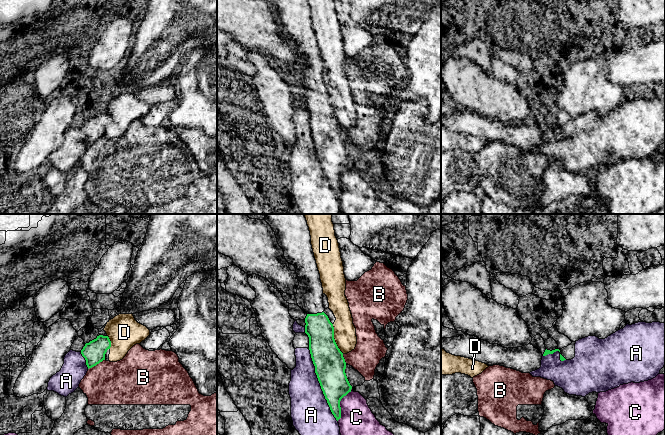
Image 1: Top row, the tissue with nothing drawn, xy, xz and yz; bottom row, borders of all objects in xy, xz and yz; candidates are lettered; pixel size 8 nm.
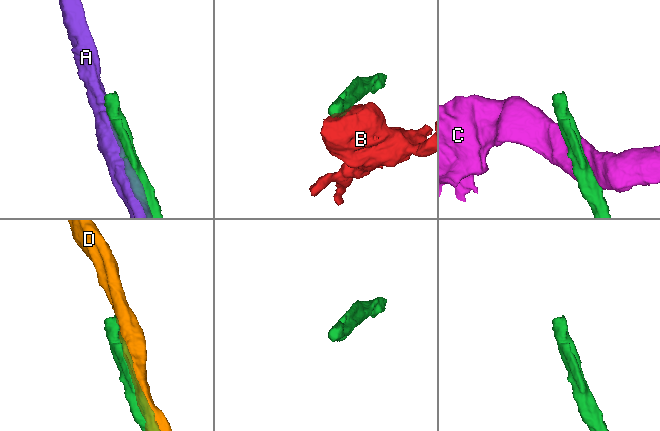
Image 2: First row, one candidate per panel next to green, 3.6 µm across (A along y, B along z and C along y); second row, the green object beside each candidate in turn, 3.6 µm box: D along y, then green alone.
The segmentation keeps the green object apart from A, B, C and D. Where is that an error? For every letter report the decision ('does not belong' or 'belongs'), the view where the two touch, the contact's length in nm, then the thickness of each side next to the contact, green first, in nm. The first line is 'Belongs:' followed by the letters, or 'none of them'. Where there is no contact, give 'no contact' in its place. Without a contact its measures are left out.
Belongs: none of them
A: does not belong; meets green in xz; contact 650 nm long; 240 nm thick on the green side, 320 nm on the other
B: does not belong; meets green in xy; contact 160 nm long; 180 nm thick on the green side, 360 nm on the other
C: does not belong; meets green in xz; contact 260 nm long; 220 nm thick on the green side, 320 nm on the other
D: does not belong; meets green in xz; contact 260 nm long; 240 nm thick on the green side, 180 nm on the other

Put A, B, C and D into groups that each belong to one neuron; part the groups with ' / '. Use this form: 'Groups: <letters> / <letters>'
Groups: A / B / C / D

